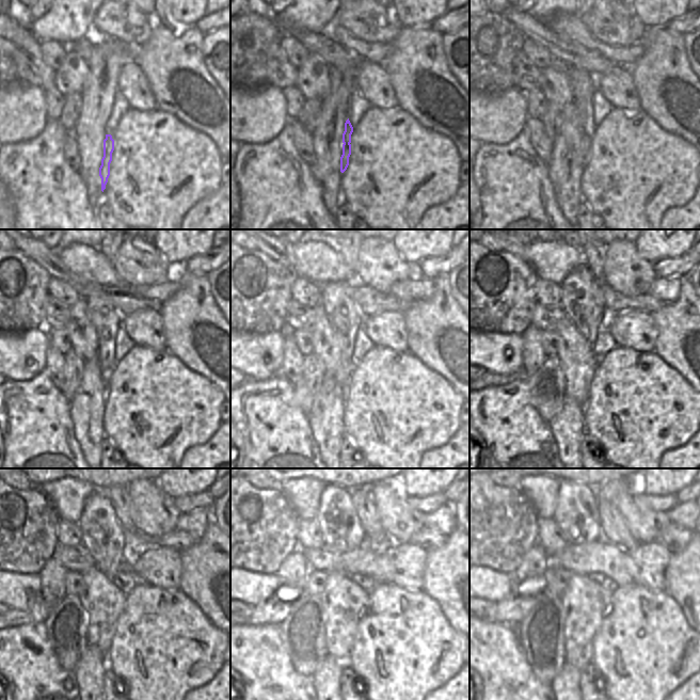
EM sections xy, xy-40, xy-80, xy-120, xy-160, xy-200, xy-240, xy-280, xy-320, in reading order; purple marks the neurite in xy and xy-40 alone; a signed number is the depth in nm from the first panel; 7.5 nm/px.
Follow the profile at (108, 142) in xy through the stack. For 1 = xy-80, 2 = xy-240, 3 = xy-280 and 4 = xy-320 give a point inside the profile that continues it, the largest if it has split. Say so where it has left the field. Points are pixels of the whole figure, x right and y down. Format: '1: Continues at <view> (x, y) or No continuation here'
1: Continues at xy-80 (583, 83)
2: Continues at xy-240 (102, 535)
3: Continues at xy-280 (336, 516)
4: Continues at xy-320 (576, 513)

